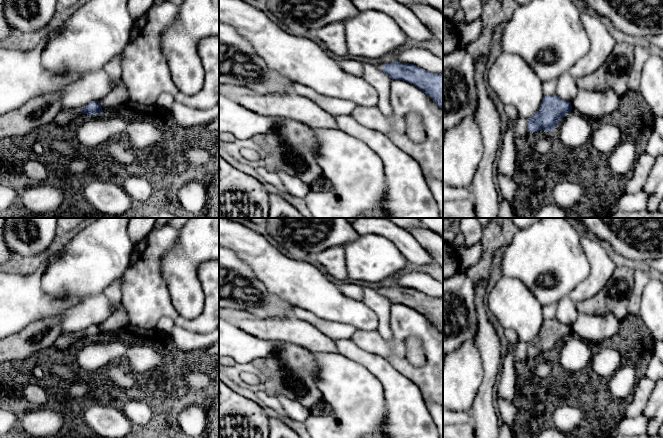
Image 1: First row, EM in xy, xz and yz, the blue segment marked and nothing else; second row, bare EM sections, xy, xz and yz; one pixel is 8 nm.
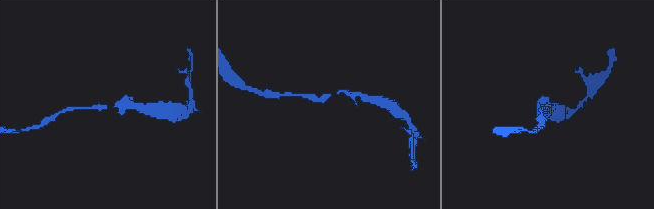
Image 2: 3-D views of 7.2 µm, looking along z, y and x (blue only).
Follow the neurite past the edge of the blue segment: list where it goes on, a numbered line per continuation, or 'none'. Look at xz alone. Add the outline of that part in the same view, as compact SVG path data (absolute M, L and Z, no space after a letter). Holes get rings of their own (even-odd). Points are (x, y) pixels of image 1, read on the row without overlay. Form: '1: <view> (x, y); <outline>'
none

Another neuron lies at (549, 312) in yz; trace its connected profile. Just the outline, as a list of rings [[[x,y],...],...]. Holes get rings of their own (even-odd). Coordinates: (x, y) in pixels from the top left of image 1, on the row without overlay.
[[[557,304],[548,305],[543,307],[543,318],[544,320],[550,320],[555,318],[557,311]]]

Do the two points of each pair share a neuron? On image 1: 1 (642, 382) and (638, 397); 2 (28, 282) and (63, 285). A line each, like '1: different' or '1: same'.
1: same
2: different

